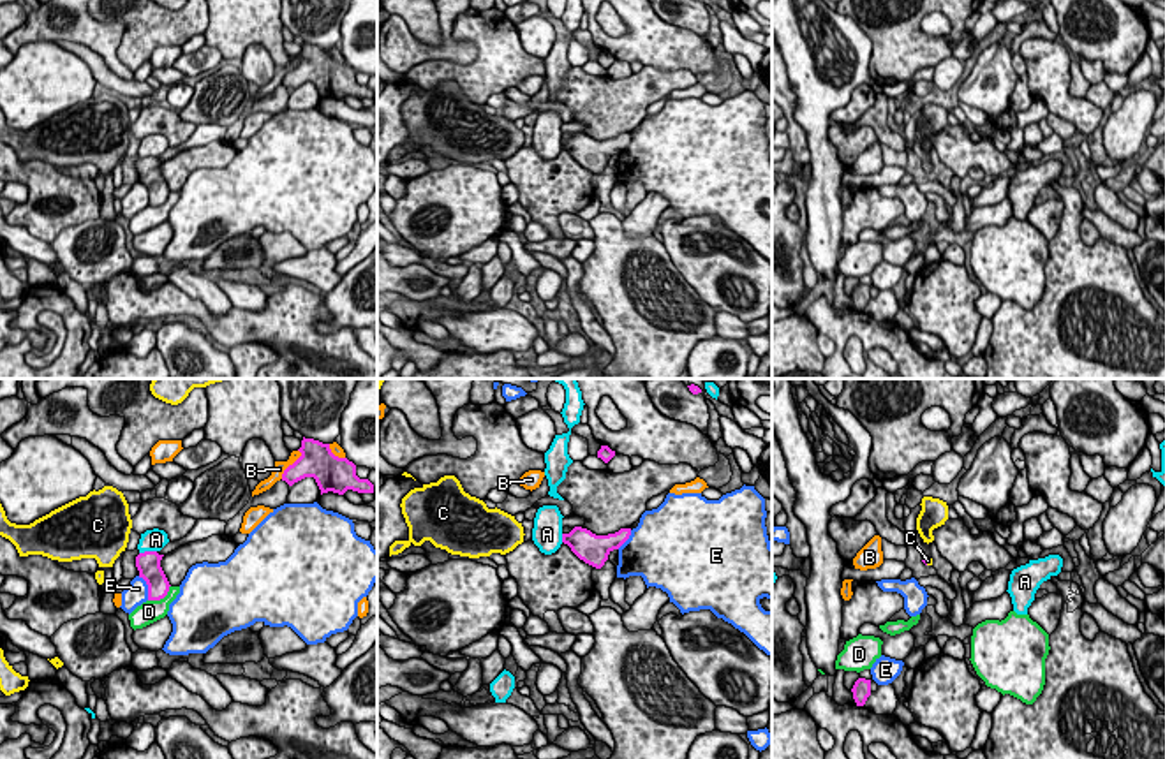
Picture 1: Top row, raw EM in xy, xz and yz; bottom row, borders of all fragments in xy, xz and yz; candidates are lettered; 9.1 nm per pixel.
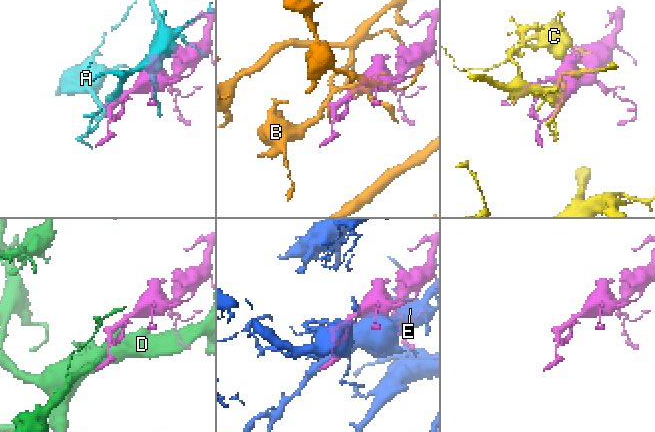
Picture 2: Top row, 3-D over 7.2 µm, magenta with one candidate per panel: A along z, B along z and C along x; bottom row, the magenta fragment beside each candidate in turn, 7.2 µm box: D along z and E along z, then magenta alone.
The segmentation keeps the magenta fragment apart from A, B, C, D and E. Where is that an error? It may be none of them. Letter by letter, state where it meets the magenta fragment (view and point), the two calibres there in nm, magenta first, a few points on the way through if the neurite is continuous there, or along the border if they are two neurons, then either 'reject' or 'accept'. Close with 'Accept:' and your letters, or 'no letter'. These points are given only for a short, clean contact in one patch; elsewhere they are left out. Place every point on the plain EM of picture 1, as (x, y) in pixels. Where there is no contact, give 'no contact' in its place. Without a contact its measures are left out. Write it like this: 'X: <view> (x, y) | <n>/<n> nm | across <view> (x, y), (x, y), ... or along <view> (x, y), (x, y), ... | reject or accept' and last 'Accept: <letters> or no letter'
A: xy (147, 157) | 220/200 nm | along xy (155, 155), (140, 159) | reject
B: xy (293, 69) | 300/100 nm | reject
C: yz (924, 166) | 30/60 nm | across yz (924, 162), (924, 166), (927, 166) | accept
D: xy (161, 203) | 200/200 nm | reject
E: xy (148, 192) | 220/200 nm | reject
Accept: C

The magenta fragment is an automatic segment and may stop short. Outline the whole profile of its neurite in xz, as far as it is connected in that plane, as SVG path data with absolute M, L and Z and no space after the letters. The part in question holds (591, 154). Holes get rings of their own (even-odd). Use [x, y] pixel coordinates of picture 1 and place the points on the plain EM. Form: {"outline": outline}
{"outline": "M575 132L562 139L562 148L585 169L601 174L613 155L619 155L631 141L631 134L620 134L615 139L596 141L587 134Z"}

